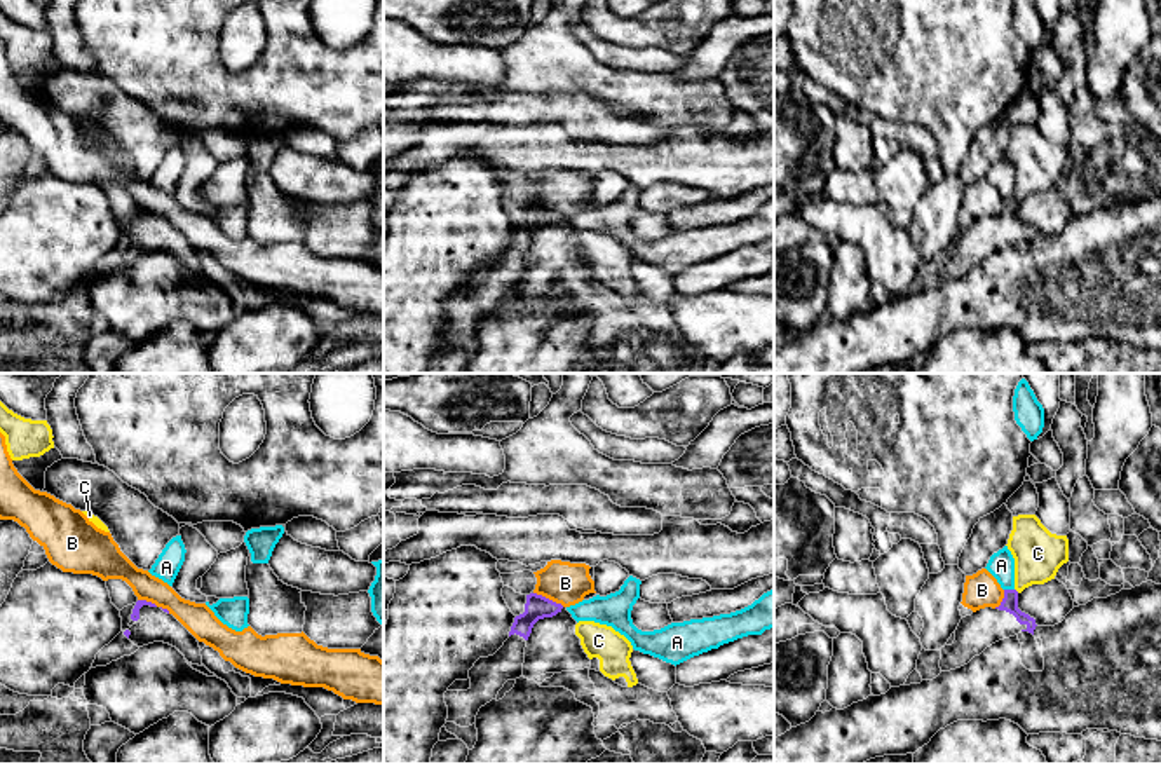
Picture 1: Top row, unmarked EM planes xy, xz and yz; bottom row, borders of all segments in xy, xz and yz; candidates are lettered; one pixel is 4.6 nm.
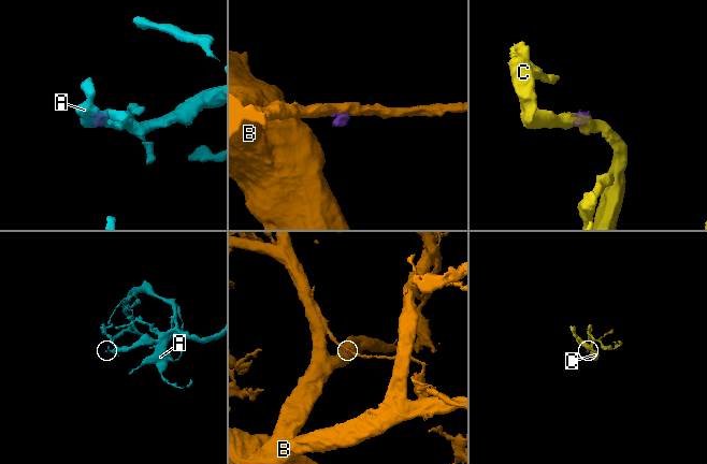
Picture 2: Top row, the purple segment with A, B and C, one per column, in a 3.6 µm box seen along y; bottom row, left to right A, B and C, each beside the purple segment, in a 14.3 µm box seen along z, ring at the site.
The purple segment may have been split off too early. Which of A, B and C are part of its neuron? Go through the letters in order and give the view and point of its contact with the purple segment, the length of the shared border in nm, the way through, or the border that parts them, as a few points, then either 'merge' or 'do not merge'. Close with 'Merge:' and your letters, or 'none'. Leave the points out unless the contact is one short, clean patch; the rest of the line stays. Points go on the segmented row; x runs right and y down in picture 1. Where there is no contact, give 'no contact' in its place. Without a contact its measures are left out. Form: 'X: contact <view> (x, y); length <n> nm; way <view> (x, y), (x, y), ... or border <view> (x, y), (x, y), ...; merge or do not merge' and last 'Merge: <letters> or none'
A: contact yz (1010, 590); length 50 nm; border yz (1004, 588), (1013, 590); do not merge
B: contact xz (548, 599); length 160 nm; border xz (534, 592), (563, 606); do not merge
C: no contact; do not merge
Merge: none

